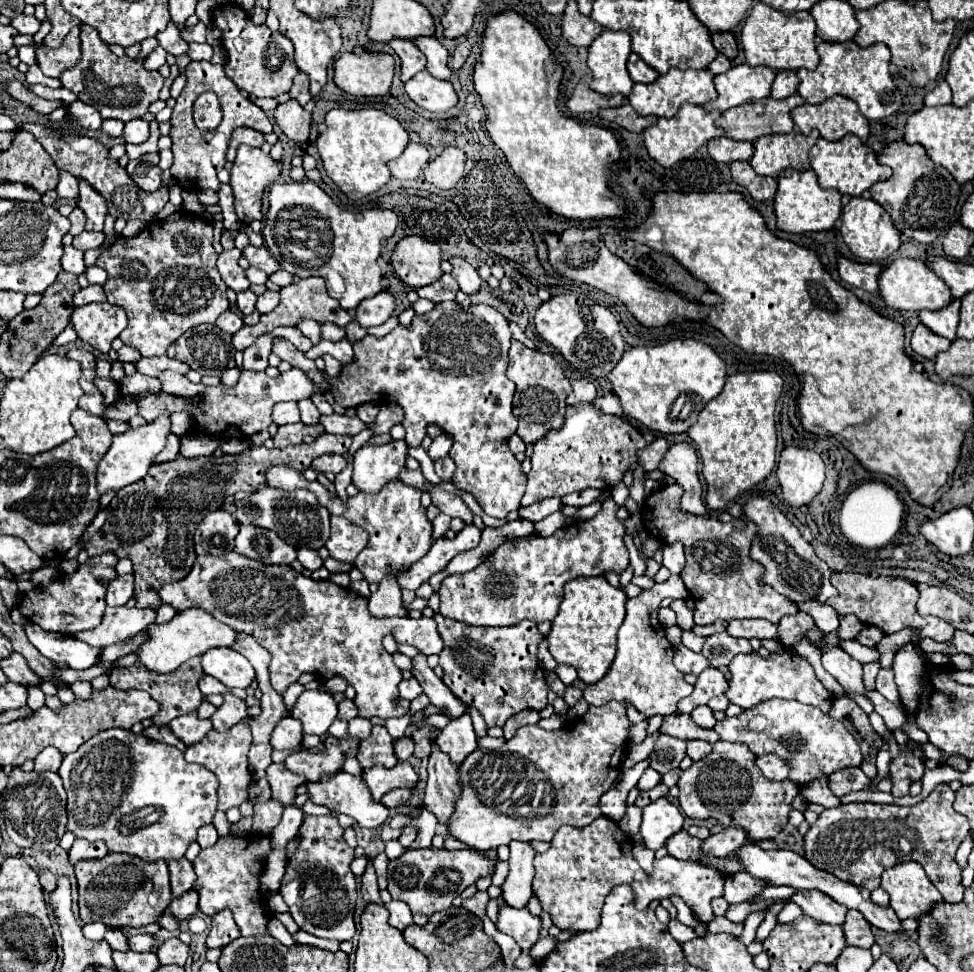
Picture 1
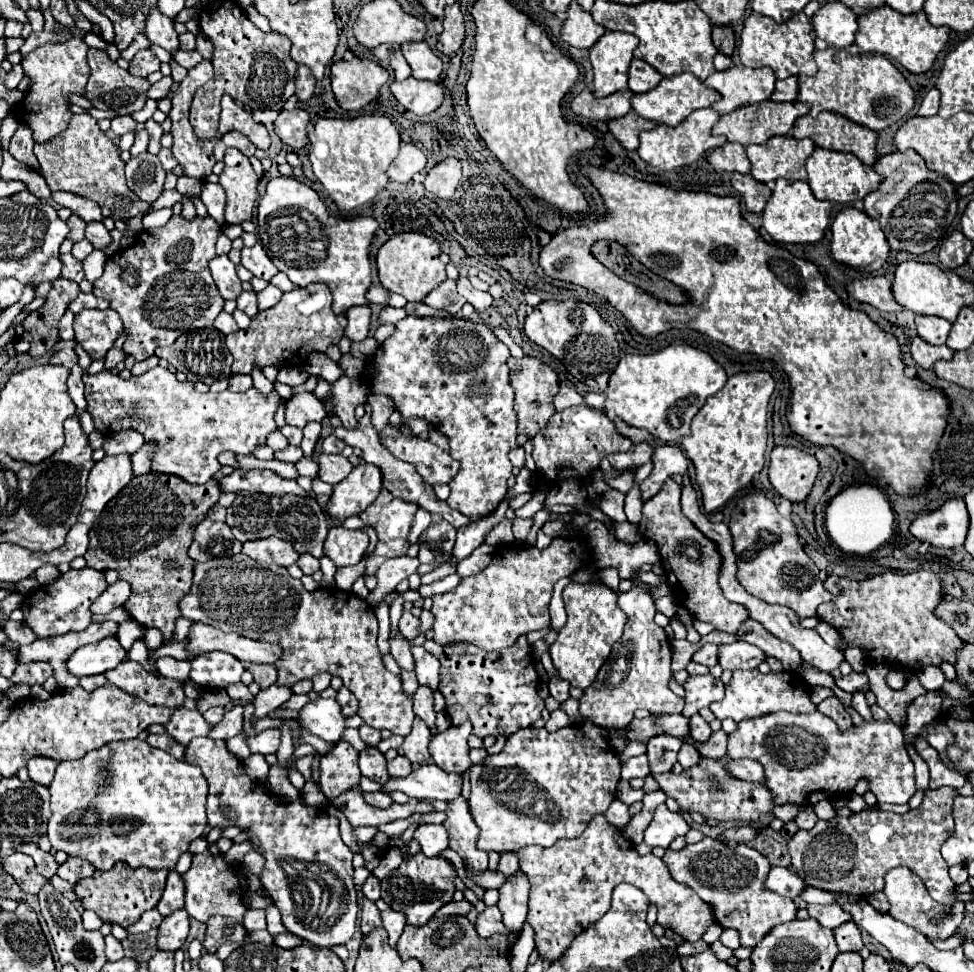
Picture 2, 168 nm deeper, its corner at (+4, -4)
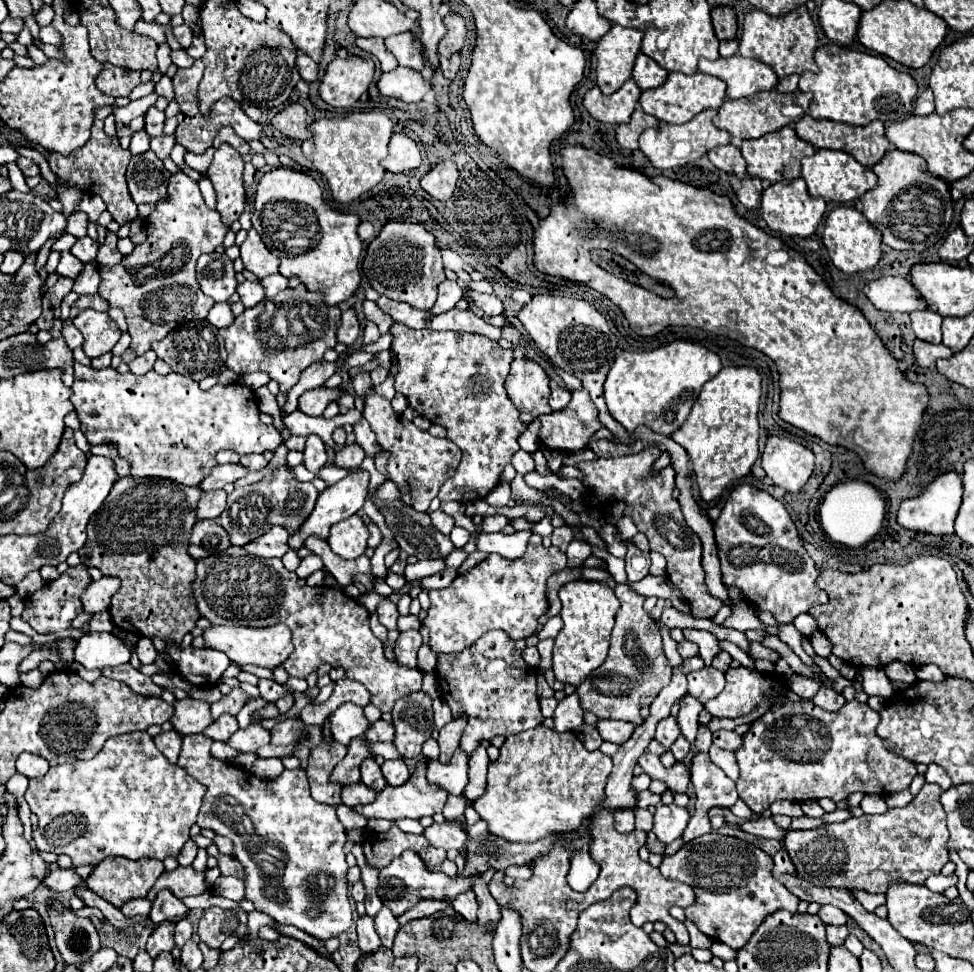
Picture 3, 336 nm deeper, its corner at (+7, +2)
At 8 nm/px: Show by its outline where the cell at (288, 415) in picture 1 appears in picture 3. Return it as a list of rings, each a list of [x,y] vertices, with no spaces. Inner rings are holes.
[[[325,388],[325,390],[307,390],[305,394],[299,396],[299,406],[297,410],[309,416],[323,416],[321,412],[325,410],[325,406],[333,400],[337,400],[341,394],[341,388]]]

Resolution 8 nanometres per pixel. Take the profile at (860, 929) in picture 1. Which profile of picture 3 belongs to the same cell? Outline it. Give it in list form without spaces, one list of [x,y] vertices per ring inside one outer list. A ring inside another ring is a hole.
[[[827,926],[827,940],[831,946],[843,946],[847,936],[849,936],[847,926]]]

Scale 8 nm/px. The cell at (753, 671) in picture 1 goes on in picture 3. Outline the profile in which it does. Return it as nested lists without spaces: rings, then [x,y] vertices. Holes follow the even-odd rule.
[[[739,666],[739,668],[729,668],[725,672],[725,680],[727,680],[727,684],[725,684],[723,692],[705,704],[705,708],[711,712],[711,716],[741,718],[741,716],[747,716],[753,710],[757,710],[763,700],[769,700],[769,706],[777,706],[777,704],[787,702],[787,692],[789,692],[787,682],[779,676],[775,678],[775,674],[761,674],[757,670],[749,670],[745,666]]]

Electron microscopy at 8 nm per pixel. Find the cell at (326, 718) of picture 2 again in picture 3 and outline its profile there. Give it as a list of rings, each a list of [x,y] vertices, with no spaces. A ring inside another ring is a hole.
[[[349,702],[341,704],[335,712],[331,712],[327,722],[329,722],[331,736],[339,744],[345,744],[345,746],[349,744],[351,738],[363,736],[365,730],[371,726],[367,722],[367,718],[363,716],[363,708],[355,706],[355,704],[349,704]]]

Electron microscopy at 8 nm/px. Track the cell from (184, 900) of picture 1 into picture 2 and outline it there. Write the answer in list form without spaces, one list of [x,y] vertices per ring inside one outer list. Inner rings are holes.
[[[176,910],[166,916],[158,928],[158,950],[176,952],[184,946],[188,938],[188,914],[186,910]]]

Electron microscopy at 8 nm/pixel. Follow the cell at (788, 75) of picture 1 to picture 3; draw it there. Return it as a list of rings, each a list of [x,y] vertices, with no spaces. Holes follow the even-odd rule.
[[[799,74],[783,76],[783,78],[779,78],[777,90],[779,90],[779,92],[795,92],[795,90],[797,90],[797,82],[799,82]]]

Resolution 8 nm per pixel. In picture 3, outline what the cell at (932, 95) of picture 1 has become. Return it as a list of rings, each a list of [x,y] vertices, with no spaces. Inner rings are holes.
[[[927,88],[915,102],[915,114],[919,116],[925,116],[925,114],[931,114],[935,112],[935,106],[933,106],[933,92],[931,88]]]

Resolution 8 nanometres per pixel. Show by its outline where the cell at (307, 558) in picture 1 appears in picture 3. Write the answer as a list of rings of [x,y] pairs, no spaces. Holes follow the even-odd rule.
[[[309,554],[309,556],[305,556],[303,560],[301,560],[301,564],[299,564],[299,568],[295,570],[295,574],[299,576],[299,578],[307,578],[309,574],[313,574],[315,570],[321,570],[323,568],[323,560],[317,556],[317,554]]]

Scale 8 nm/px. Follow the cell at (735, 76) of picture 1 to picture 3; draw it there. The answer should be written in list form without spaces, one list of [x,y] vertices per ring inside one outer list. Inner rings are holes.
[[[739,54],[731,58],[717,58],[713,62],[701,60],[699,72],[721,78],[727,84],[727,98],[745,98],[777,86],[777,74],[759,60],[749,60]]]

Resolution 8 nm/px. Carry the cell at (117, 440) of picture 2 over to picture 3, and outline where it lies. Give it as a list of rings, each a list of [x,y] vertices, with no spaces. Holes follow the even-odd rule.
[[[99,444],[99,446],[91,446],[91,450],[89,450],[91,454],[99,454],[99,456],[107,456],[107,458],[117,458],[119,454],[117,454],[117,448],[113,446],[113,444]]]

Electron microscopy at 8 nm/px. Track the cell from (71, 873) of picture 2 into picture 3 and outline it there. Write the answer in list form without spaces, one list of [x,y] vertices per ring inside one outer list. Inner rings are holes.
[[[71,866],[71,868],[51,870],[49,876],[47,876],[43,882],[45,882],[47,888],[51,888],[53,892],[67,892],[67,890],[73,890],[77,884],[81,884],[83,878],[75,872],[75,866]]]

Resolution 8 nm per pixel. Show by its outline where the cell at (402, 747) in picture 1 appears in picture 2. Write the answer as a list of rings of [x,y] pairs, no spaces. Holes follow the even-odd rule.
[[[396,756],[392,762],[388,762],[388,774],[390,774],[390,778],[404,778],[410,772],[412,772],[410,760],[404,758],[404,756]]]

